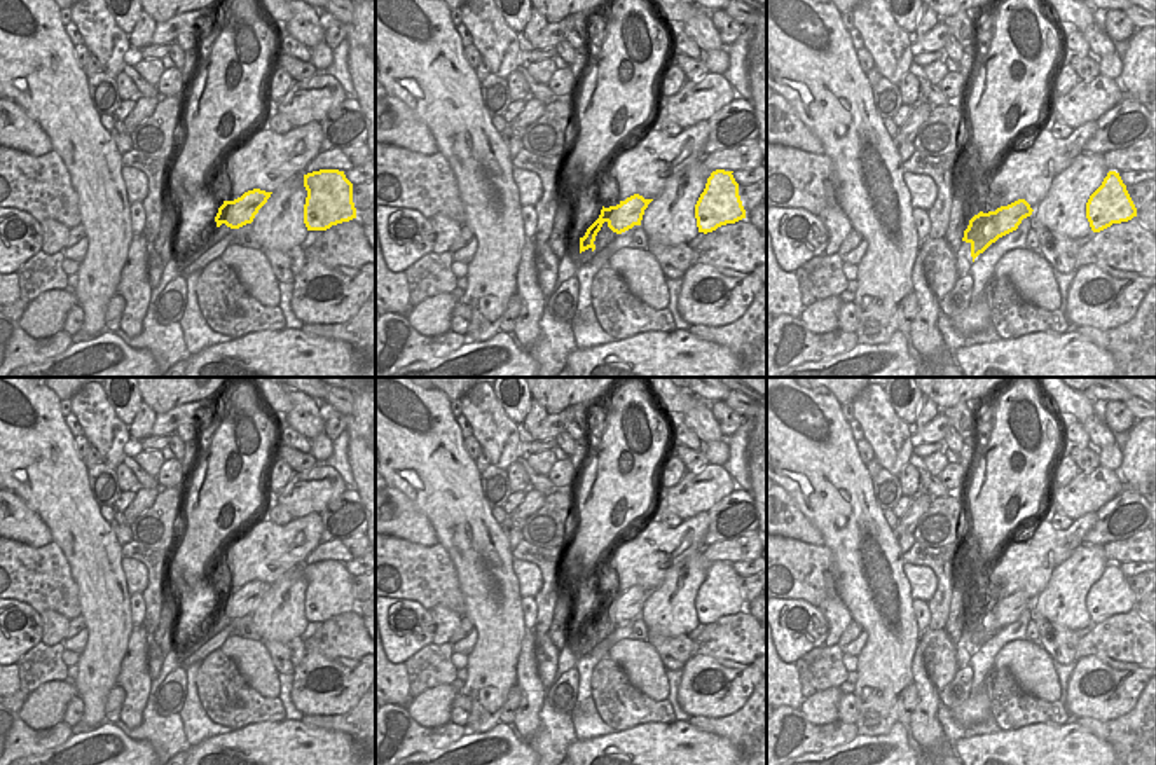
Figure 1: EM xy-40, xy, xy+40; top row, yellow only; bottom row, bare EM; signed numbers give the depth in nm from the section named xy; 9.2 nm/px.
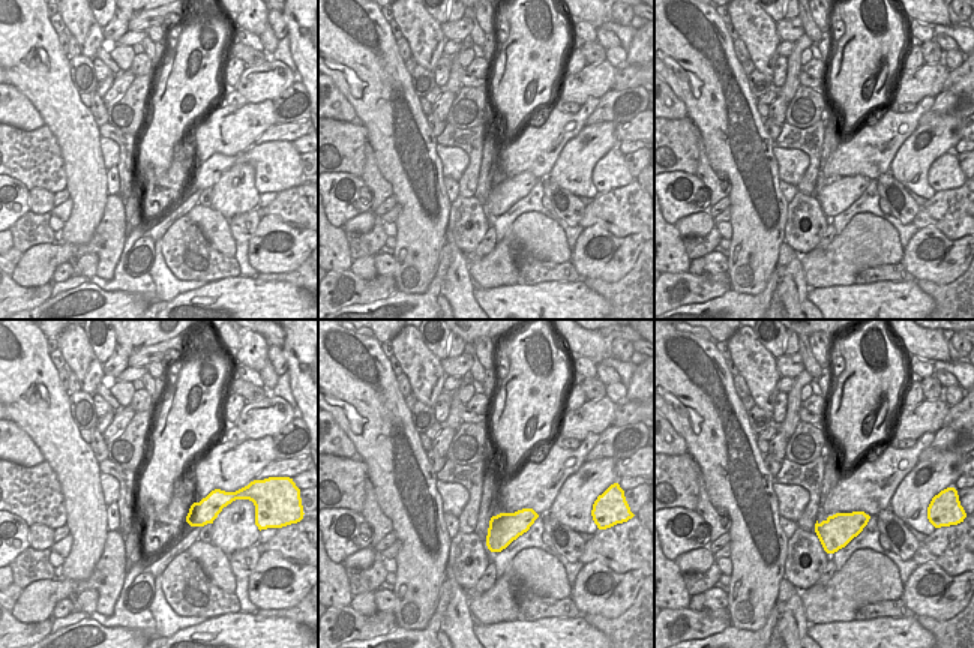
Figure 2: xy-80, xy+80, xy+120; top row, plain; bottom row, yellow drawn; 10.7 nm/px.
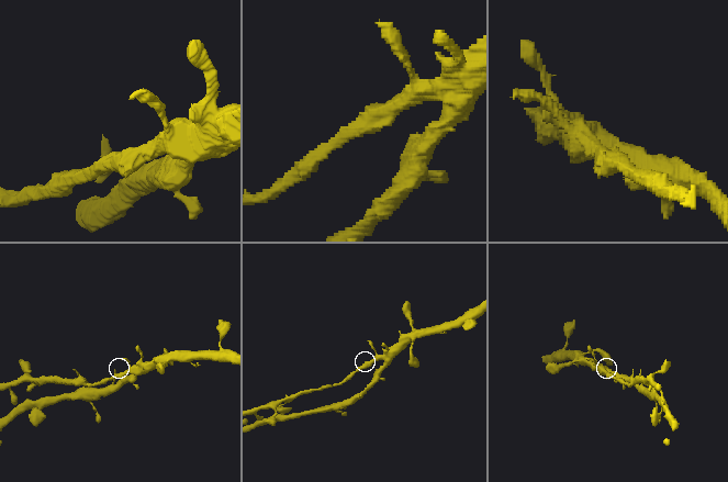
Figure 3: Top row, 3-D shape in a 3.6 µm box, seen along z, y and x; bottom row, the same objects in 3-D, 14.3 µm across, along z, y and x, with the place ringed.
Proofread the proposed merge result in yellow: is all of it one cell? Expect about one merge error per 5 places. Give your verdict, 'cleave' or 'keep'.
keep

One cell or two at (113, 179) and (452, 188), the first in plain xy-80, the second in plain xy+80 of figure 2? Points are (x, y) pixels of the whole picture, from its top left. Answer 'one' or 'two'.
one

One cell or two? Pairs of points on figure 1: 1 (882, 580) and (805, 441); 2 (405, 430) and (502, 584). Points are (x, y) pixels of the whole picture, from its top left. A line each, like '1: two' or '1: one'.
1: one
2: one

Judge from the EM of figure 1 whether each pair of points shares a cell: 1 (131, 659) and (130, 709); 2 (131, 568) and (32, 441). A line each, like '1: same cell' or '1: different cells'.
1: same cell
2: different cells

